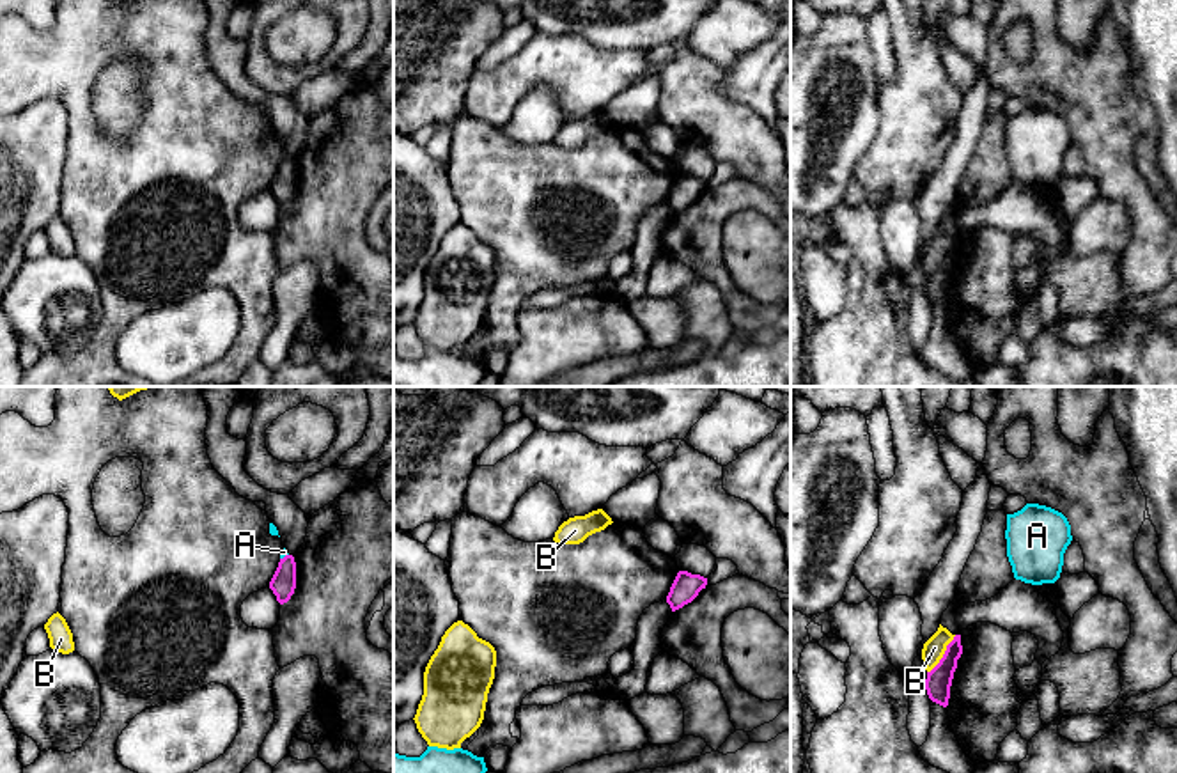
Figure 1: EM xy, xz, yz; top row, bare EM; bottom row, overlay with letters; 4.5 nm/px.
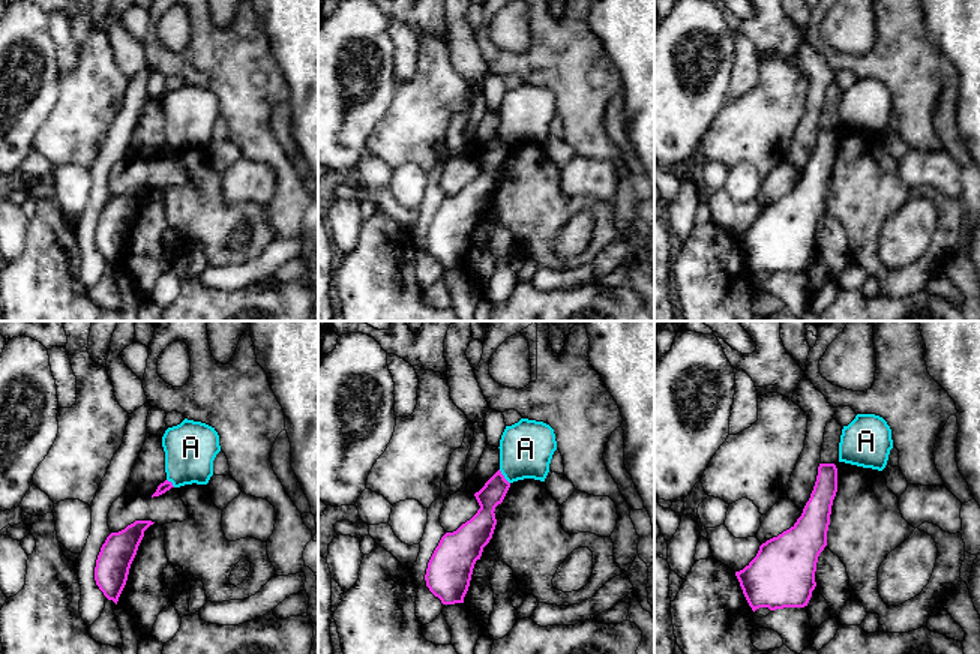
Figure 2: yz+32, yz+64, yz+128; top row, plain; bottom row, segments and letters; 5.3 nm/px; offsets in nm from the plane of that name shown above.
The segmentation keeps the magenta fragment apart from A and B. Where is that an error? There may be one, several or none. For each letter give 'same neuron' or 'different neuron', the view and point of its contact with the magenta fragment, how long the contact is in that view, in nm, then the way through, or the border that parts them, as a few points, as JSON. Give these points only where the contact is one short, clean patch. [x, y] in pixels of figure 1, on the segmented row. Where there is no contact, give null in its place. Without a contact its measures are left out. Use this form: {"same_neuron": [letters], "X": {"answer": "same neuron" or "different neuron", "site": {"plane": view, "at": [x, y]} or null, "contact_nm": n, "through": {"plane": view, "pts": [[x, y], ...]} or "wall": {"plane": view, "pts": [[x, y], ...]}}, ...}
{"same_neuron": [], "A": {"answer": "different neuron", "site": {"plane": "xy", "at": [286, 555]}, "contact_nm": 50, "wall": {"plane": "xy", "pts": [[288, 554], [280, 559]]}}, "B": {"answer": "different neuron", "site": {"plane": "yz", "at": [943, 655]}, "contact_nm": 220}}

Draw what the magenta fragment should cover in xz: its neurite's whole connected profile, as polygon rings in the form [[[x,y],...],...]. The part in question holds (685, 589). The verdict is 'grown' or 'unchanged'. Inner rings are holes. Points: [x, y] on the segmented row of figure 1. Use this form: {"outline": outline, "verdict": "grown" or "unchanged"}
{"outline": [[[679,571],[666,596],[666,603],[670,605],[672,612],[691,603],[698,592],[705,589],[705,585],[707,578],[691,574],[688,571]]], "verdict": "unchanged"}

